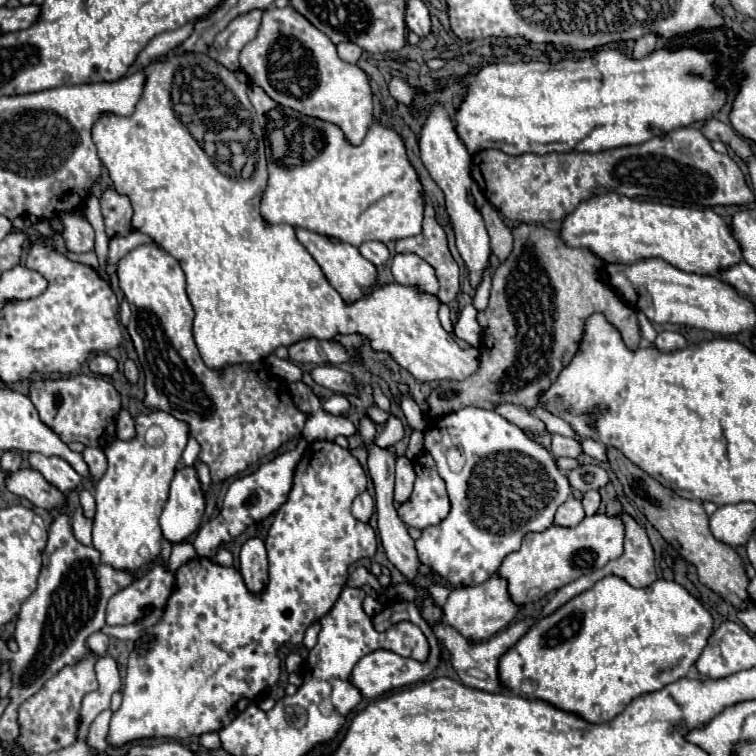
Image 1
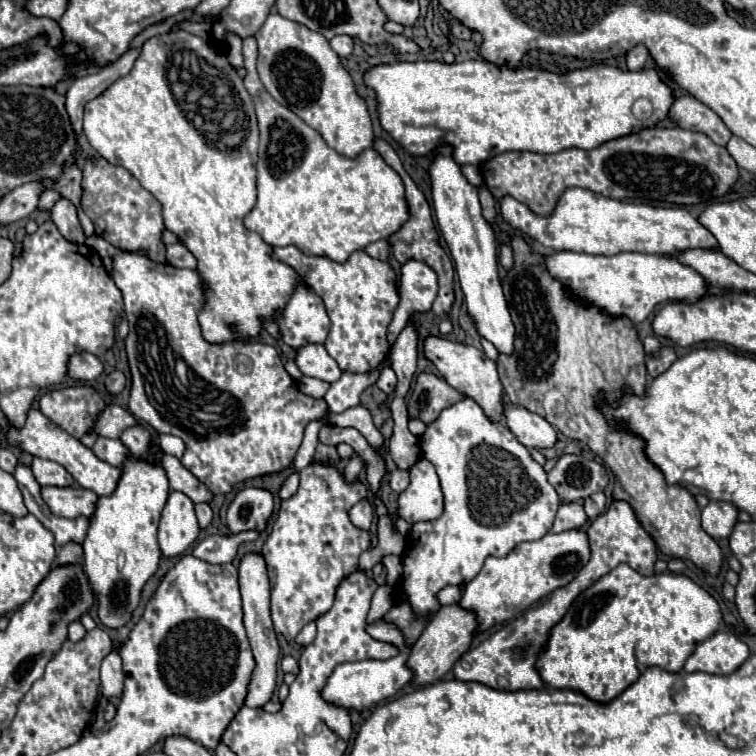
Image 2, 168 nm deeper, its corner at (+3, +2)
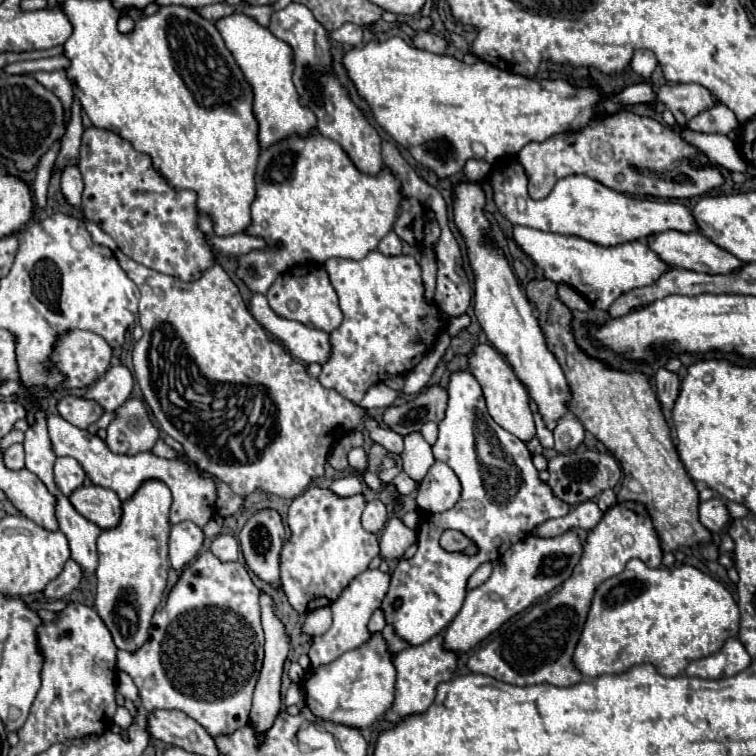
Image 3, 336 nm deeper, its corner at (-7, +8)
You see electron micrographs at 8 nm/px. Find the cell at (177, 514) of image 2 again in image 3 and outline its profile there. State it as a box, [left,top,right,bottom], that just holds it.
[169,521,203,569]

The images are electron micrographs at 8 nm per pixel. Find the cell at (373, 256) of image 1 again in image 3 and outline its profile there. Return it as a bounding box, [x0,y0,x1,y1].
[377,231,401,255]

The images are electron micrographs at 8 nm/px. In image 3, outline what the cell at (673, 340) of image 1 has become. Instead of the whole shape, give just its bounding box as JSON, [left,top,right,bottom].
[655,367,681,409]

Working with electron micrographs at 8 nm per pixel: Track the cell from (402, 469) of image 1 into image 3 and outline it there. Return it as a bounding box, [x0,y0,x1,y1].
[393,471,417,495]

